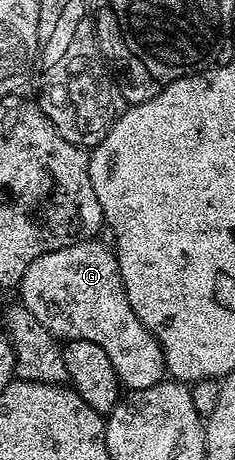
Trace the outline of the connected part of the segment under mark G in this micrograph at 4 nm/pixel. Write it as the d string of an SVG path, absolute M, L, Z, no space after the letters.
M92 239L49 251L29 263L29 271L25 271L17 289L23 292L21 303L35 316L37 323L41 323L41 327L45 327L52 335L67 341L89 339L89 343L97 343L97 347L104 349L105 355L109 355L109 363L113 363L113 371L117 371L120 386L128 390L144 389L164 380L163 349L158 339L147 330L145 323L137 319L133 307L129 307L119 260L110 244L102 245L99 239Z

